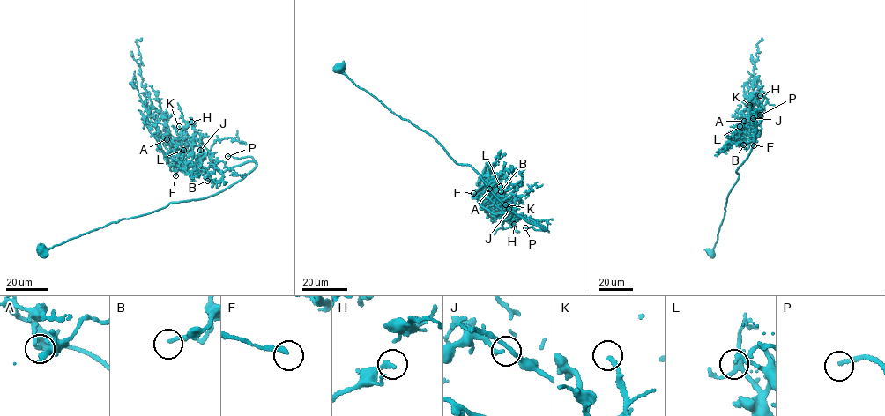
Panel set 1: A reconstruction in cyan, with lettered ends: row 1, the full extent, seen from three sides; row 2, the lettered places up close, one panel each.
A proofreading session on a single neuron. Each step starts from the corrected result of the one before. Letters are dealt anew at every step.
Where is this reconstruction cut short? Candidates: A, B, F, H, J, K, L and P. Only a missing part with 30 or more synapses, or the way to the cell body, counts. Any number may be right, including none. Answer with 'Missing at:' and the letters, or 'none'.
Missing at: K, P

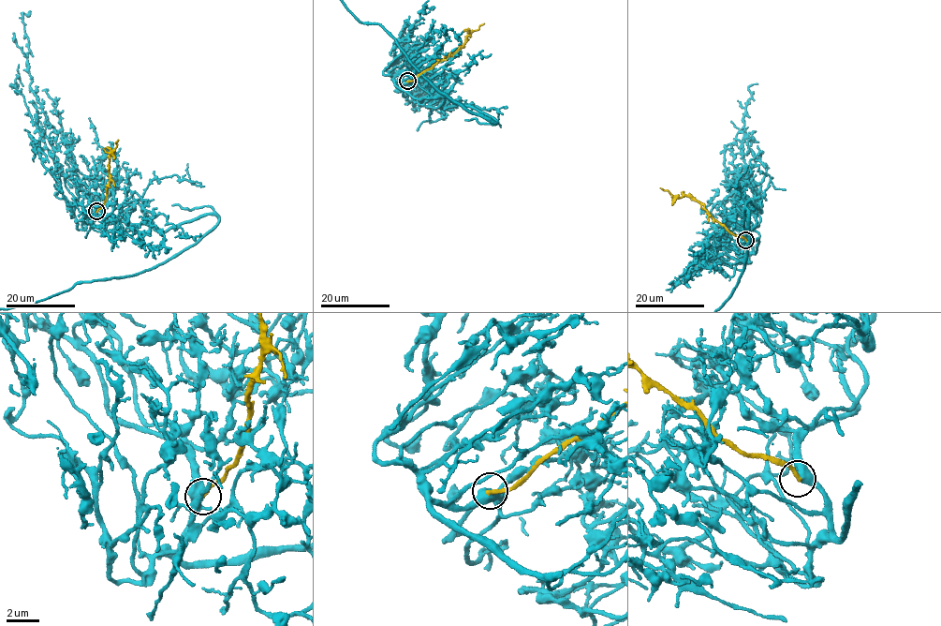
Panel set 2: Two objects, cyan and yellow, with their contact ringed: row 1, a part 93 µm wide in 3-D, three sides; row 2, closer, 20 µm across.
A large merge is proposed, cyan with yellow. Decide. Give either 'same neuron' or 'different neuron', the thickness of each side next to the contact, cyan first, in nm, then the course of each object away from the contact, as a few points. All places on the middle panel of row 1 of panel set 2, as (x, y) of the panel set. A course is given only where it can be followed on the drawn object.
different neuron; 480 nm thick on the cyan side, 240 nm on the other; cyan runs (407, 81), (395, 84), (496, 122), (456, 103), (381, 26); yellow runs (407, 81), (450, 55), (484, 22)

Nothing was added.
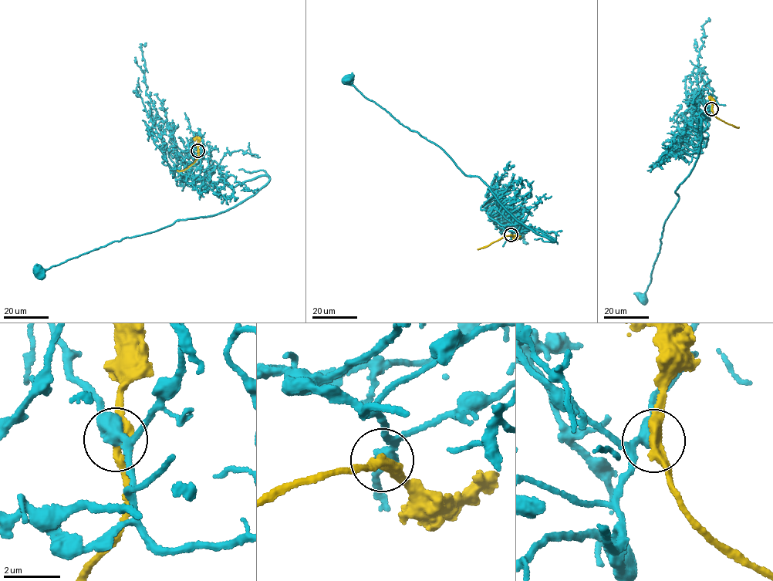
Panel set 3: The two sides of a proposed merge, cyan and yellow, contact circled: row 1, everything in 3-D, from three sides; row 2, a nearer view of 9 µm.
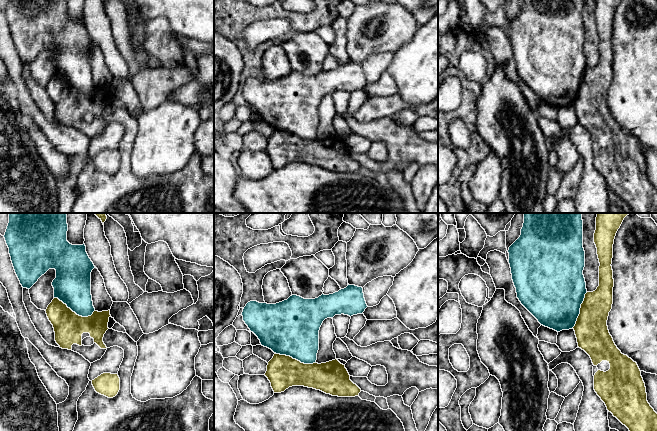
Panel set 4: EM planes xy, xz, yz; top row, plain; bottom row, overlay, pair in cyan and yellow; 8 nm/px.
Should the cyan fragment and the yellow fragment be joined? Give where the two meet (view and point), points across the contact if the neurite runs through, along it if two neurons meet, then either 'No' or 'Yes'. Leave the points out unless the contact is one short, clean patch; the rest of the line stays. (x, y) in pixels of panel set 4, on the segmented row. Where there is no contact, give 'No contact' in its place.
Touches cyan at xy (74, 311). No

